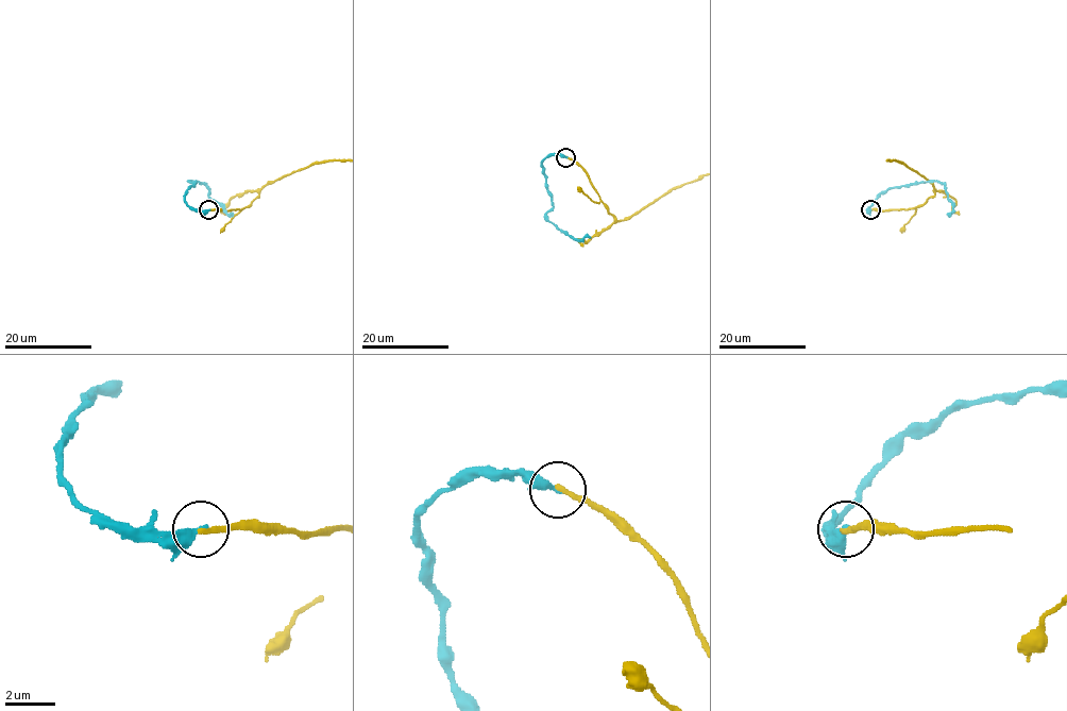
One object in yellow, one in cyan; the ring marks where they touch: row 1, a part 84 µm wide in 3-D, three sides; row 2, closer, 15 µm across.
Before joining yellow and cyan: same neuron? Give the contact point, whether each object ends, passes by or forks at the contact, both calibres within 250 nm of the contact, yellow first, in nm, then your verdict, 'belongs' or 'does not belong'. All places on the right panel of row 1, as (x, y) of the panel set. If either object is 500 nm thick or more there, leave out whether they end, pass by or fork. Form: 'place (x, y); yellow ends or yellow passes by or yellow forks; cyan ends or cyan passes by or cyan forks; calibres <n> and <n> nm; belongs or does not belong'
place (870, 209); yellow ends; cyan ends; calibres 200 and 360 nm; does not belong

